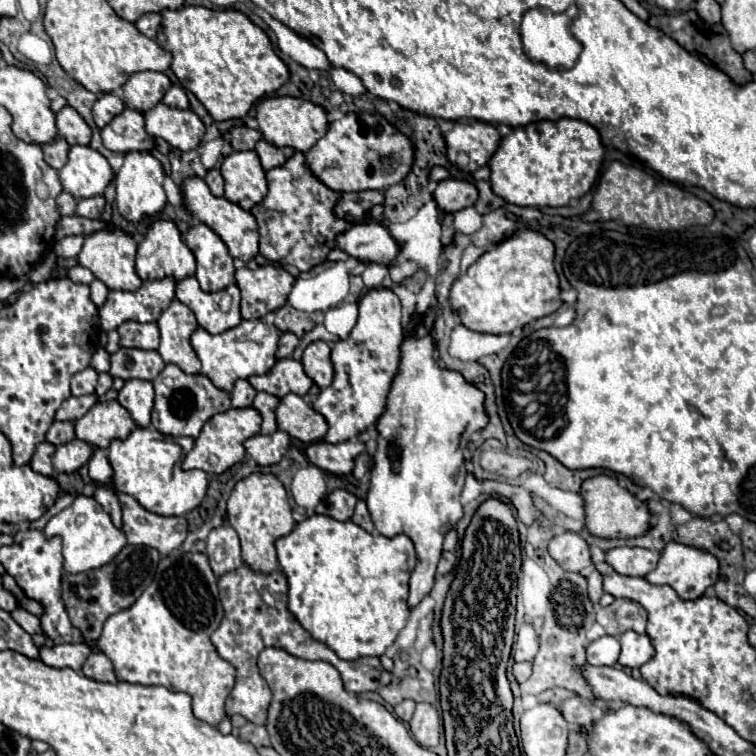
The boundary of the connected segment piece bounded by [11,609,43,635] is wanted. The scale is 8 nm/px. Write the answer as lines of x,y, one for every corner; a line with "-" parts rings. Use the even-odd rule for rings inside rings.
15,609
11,615
13,615
13,619
15,619
29,635
33,635
33,633
43,633
39,617
31,615
29,611
25,611
25,609

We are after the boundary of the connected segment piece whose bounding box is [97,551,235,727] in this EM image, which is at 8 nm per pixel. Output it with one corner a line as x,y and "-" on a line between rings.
189,551
179,557
163,557
153,583
133,603
133,607
111,615
105,621
97,649
105,653
115,669
119,681
141,685
163,685
169,691
183,691
193,697
193,713
197,719
217,727
225,717
225,699
235,683
235,667
225,661
211,643
211,633
223,619
223,607
217,593
217,577
213,575
207,555

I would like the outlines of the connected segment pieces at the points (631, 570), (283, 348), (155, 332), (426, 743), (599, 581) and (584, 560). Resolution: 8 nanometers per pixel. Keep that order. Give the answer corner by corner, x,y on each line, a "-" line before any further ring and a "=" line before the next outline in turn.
617,547
605,553
605,561
621,575
645,577
649,571
655,569
659,553
641,547
=
281,333
281,339
279,339
279,349
275,353
277,359
283,359
283,357
291,357
291,353
295,351
299,339
293,335
293,333
=
127,321
117,327
119,345
135,349
157,349
159,347
159,327
157,323
135,323
=
417,703
415,715
409,727
421,747
435,747
441,737
441,717
437,709
429,703
=
591,571
587,581
589,581
589,599
591,599
591,603
599,603
601,595
603,595
603,577
599,575
599,571
=
565,531
549,541
551,557
565,569
565,571
579,571
591,565
589,545
585,539
573,531

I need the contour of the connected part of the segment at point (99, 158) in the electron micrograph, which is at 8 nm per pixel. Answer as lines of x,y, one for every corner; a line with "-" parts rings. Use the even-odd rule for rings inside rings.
83,145
71,147
69,161
59,171
63,189
75,195
75,199
103,195
113,175
115,173
107,163
107,159
99,151

